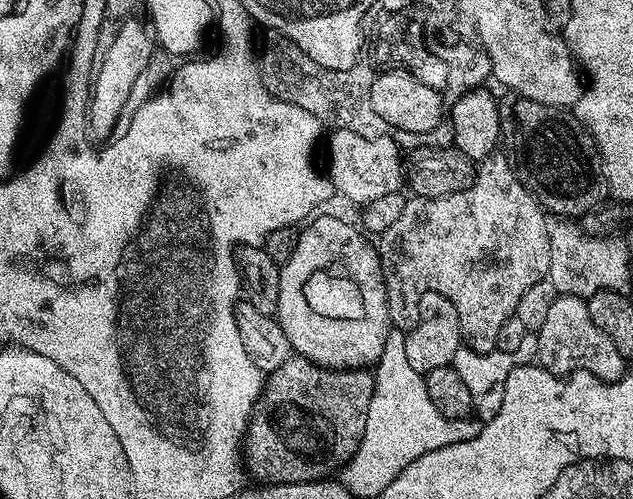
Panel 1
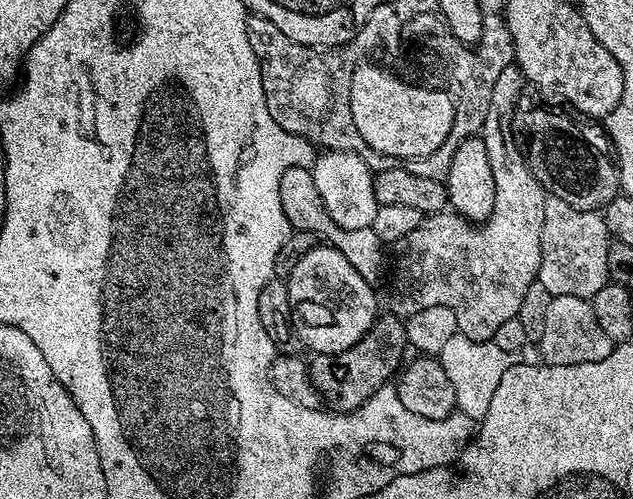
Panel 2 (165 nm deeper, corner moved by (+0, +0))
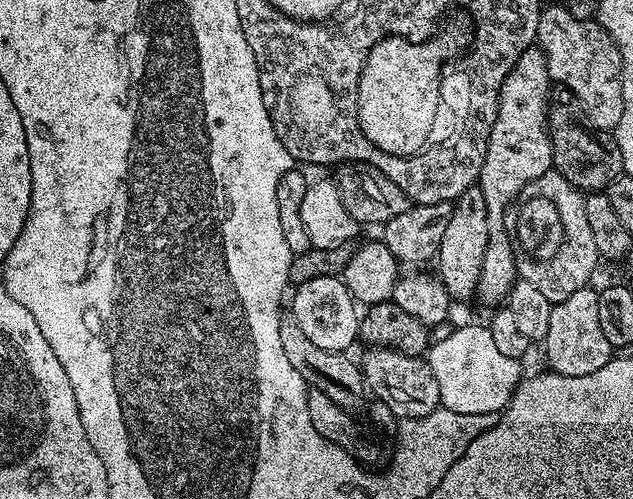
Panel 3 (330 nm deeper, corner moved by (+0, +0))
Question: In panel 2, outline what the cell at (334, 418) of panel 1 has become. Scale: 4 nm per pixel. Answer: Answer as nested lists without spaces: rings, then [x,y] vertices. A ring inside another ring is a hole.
[[[380,314],[368,333],[354,342],[352,348],[313,355],[313,360],[307,361],[308,373],[325,405],[333,404],[336,407],[333,409],[340,414],[352,412],[363,406],[380,387],[397,375],[398,369],[406,360],[404,351],[409,351],[409,348],[405,321],[399,316]]]

